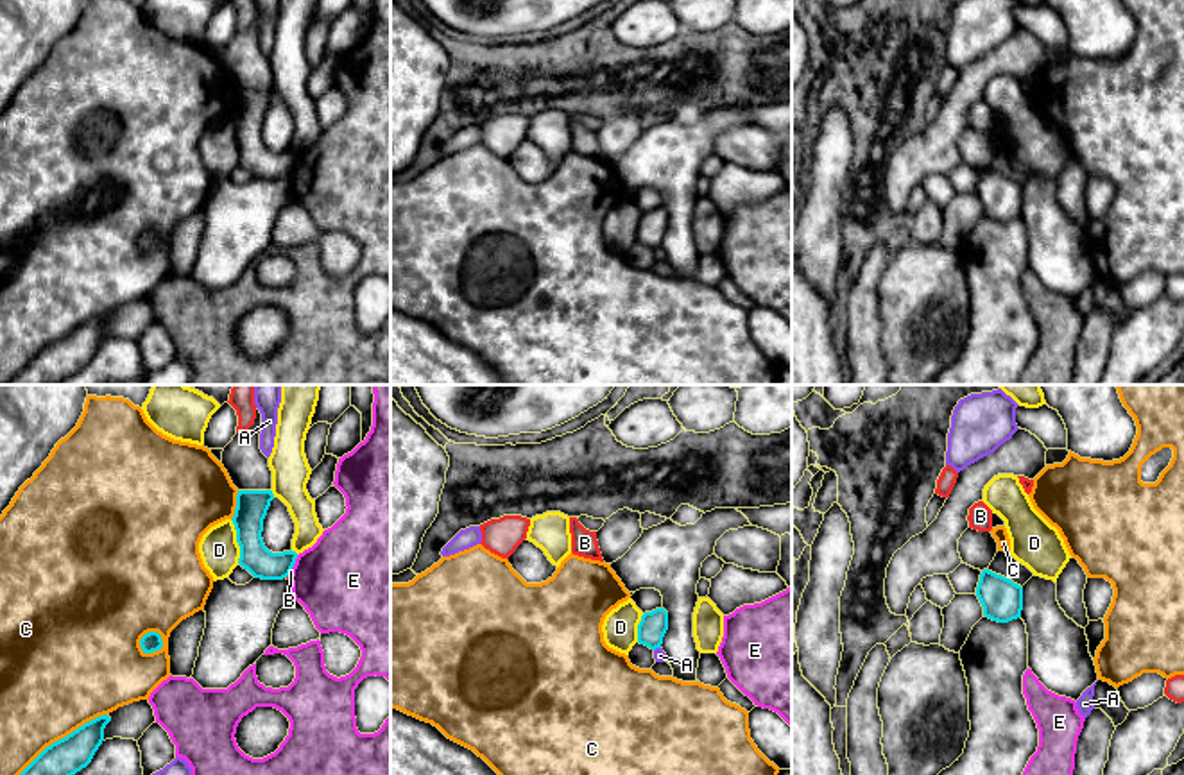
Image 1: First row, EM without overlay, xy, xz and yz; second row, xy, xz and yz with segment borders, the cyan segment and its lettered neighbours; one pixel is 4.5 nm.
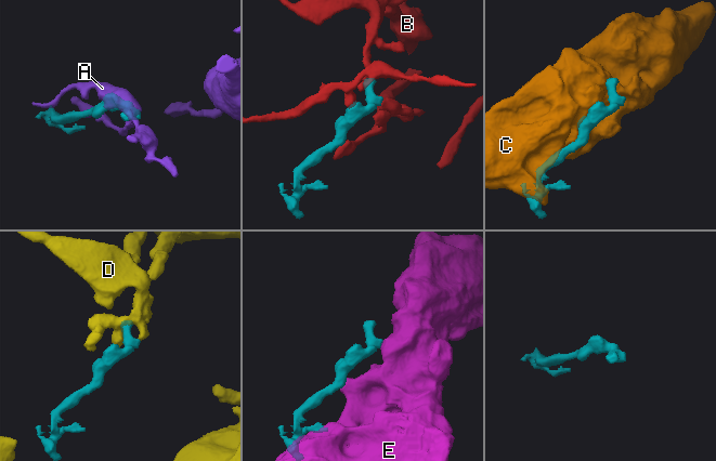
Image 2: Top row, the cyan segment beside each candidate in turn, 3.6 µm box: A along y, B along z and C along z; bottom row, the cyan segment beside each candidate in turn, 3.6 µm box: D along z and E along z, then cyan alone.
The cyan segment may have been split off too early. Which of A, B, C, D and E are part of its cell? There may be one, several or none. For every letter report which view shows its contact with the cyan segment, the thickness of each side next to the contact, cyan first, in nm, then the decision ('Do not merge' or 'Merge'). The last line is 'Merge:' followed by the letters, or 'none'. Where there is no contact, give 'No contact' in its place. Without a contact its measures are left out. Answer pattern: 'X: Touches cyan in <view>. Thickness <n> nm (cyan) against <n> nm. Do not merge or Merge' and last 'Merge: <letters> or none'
A: Touches cyan in xz. Thickness 130 nm (cyan) against 60 nm. Do not merge
B: Touches cyan in xy. Thickness 140 nm (cyan) against 20 nm. Do not merge
C: Touches cyan in xy. Thickness 170 nm (cyan) against 440 nm. Do not merge
D: Touches cyan in xy. Thickness 140 nm (cyan) against 180 nm. Do not merge
E: Touches cyan in xy. Thickness 140 nm (cyan) against 440 nm. Do not merge
Merge: none

